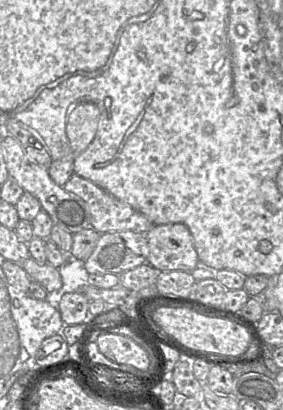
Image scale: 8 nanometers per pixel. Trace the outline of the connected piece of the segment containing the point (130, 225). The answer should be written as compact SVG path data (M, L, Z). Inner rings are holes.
M72 174L63 187L86 202L90 213L90 226L99 233L110 231L147 233L152 226L157 226L130 205L77 174Z

